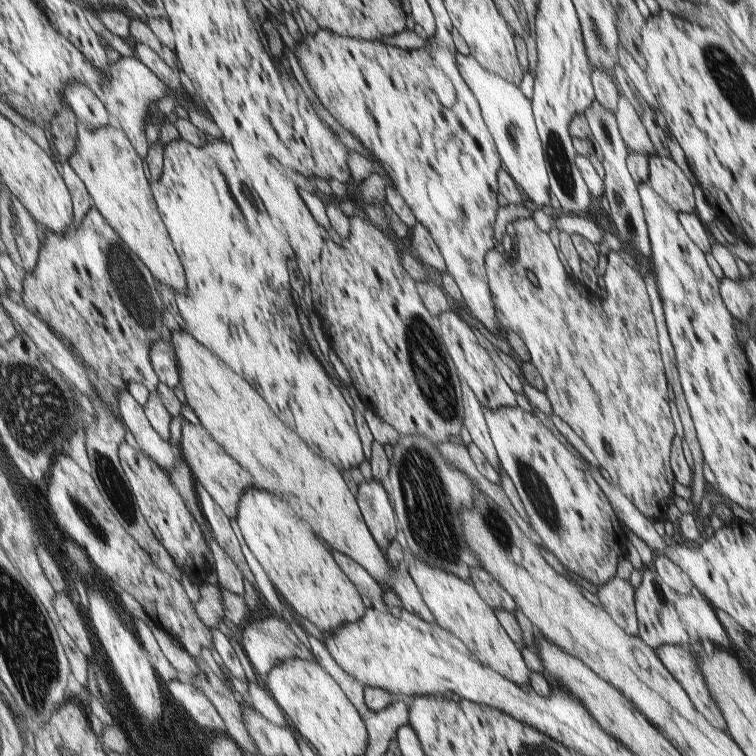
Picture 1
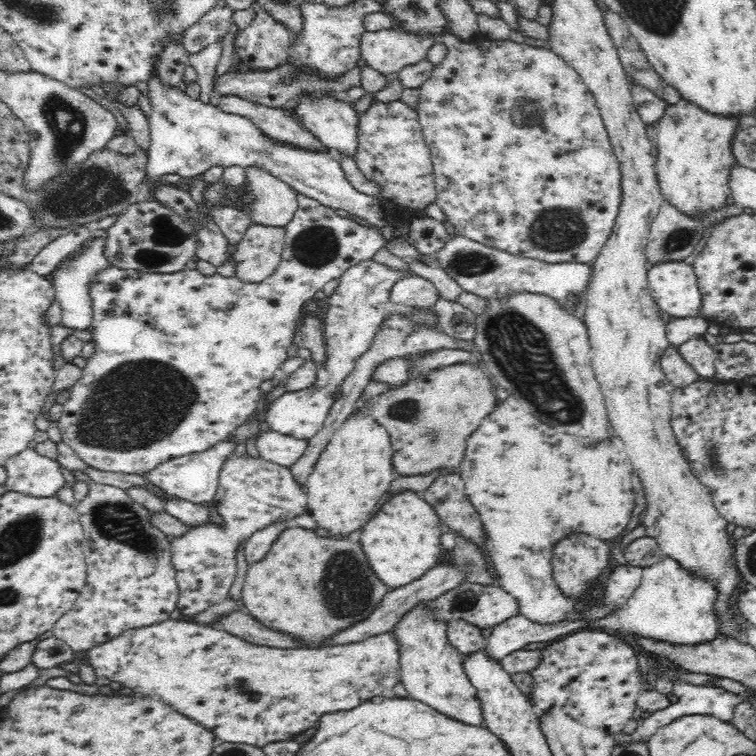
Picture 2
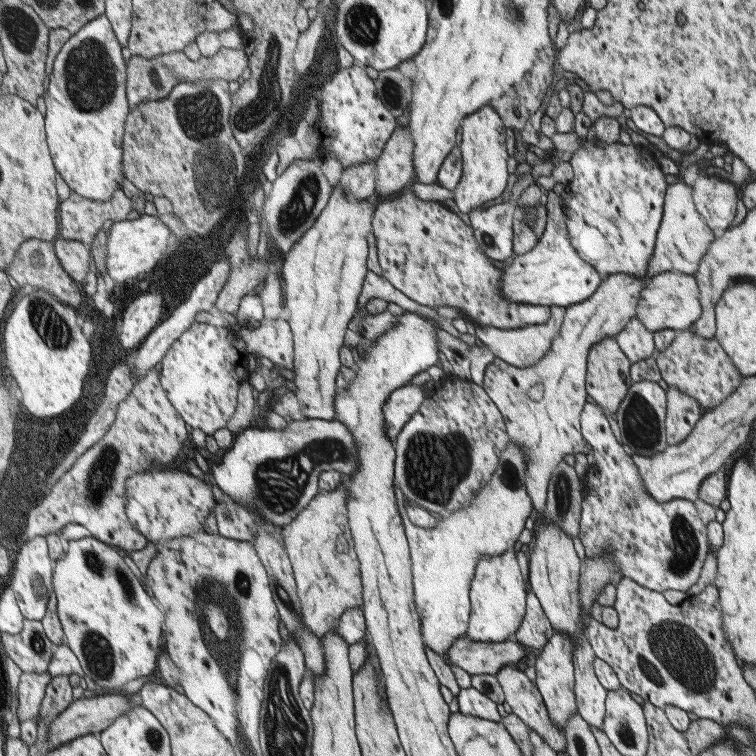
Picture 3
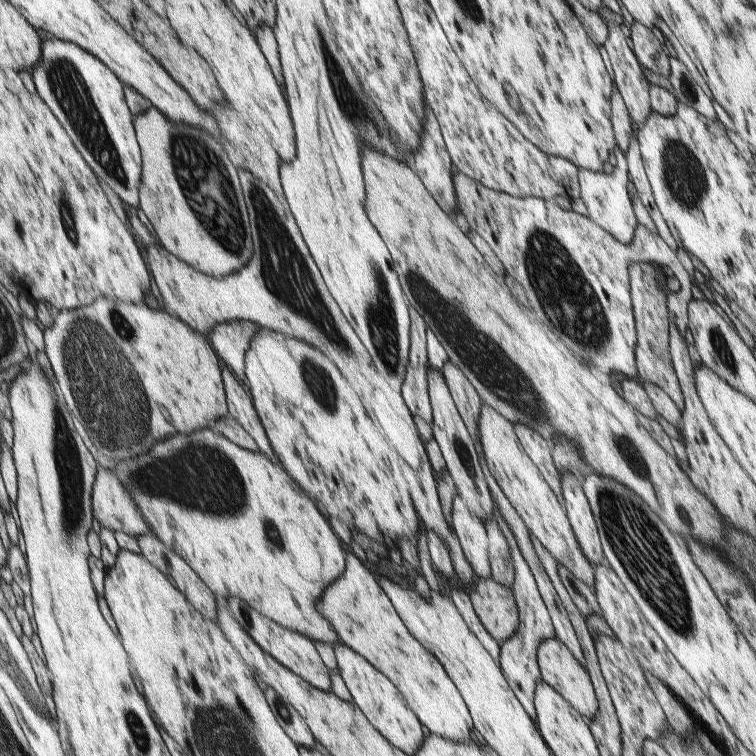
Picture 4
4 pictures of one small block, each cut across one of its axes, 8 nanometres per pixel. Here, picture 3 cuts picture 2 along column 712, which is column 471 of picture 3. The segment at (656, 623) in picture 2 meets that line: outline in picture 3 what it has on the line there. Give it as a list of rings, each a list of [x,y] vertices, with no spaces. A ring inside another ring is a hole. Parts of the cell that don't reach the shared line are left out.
[[[515,550],[480,558],[474,571],[474,578],[470,582],[468,594],[470,613],[466,634],[461,638],[492,643],[508,640],[521,626],[527,611],[527,599],[523,592],[525,588],[527,584],[515,560]]]

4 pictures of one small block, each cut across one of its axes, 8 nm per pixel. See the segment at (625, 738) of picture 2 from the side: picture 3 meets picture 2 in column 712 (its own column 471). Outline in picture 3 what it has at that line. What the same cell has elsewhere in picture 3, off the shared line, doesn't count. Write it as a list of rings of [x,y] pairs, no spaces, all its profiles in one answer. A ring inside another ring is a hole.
[[[473,687],[461,688],[455,695],[458,702],[458,712],[465,716],[474,716],[483,720],[500,722],[500,716],[492,701],[486,694]]]

